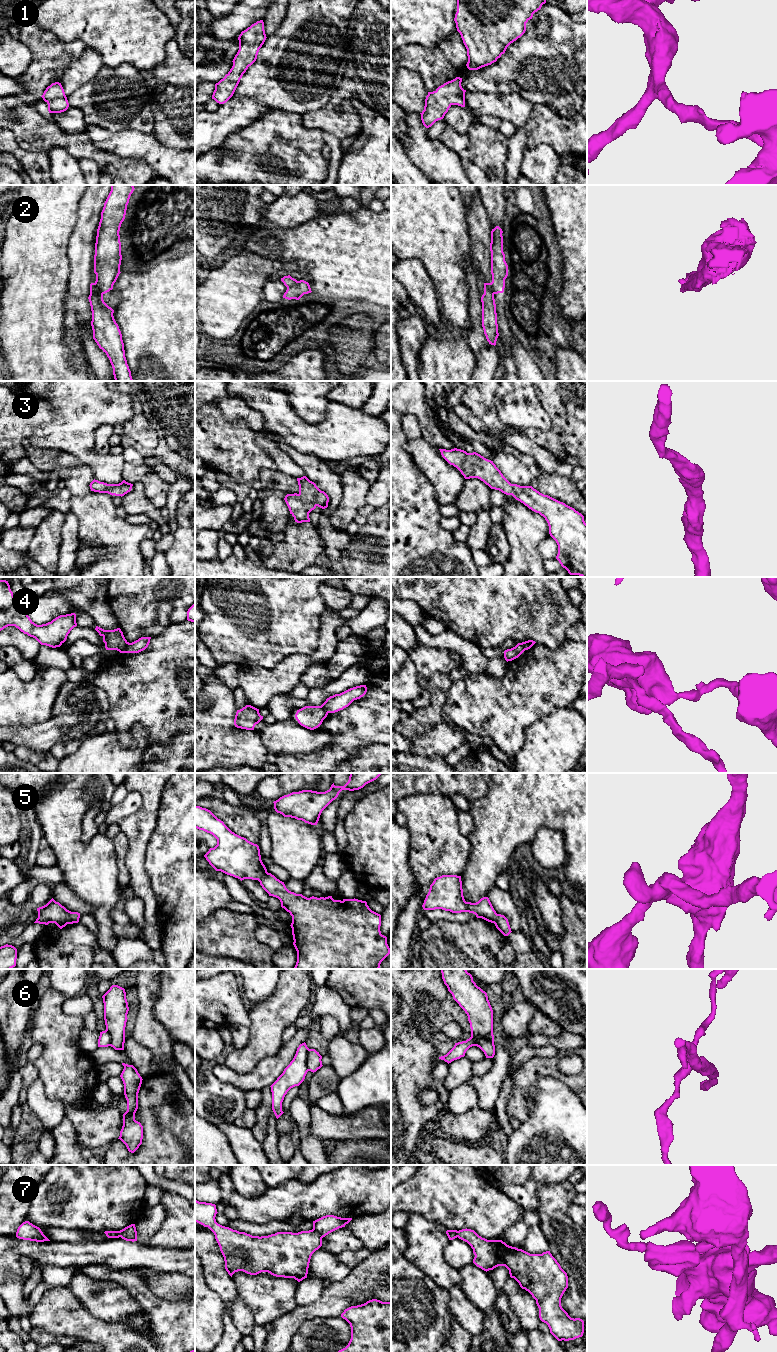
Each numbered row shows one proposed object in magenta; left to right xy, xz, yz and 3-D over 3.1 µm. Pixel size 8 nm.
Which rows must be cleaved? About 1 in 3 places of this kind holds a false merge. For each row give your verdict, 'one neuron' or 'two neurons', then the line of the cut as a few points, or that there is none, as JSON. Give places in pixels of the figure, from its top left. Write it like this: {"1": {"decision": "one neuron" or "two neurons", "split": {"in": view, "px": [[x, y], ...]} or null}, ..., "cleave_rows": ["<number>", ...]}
{"1": {"decision": "one neuron", "split": null}, "2": {"decision": "two neurons", "split": {"in": "xy", "px": [[94, 283], [102, 295]]}}, "3": {"decision": "one neuron", "split": null}, "4": {"decision": "two neurons", "split": {"in": "xy", "px": [[130, 643], [121, 652]]}}, "5": {"decision": "two neurons", "split": {"in": "xy", "px": [[71, 912], [68, 919], [59, 927]]}}, "6": {"decision": "two neurons", "split": {"in": "xz", "px": [[309, 1049], [306, 1055], [307, 1070]]}}, "7": {"decision": "two neurons", "split": {"in": "xz", "px": [[312, 1229], [322, 1237]]}}, "cleave_rows": ["2", "4", "5", "6", "7"]}

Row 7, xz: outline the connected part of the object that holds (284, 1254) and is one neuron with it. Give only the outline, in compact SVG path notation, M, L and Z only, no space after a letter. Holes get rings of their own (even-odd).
M195 1199L195 1222L214 1233L224 1257L225 1269L231 1277L235 1272L243 1271L250 1275L268 1272L276 1277L294 1278L298 1282L307 1278L311 1256L322 1246L322 1237L318 1232L312 1229L298 1233L277 1232L268 1236L252 1236L218 1224L215 1219L217 1213L215 1204Z

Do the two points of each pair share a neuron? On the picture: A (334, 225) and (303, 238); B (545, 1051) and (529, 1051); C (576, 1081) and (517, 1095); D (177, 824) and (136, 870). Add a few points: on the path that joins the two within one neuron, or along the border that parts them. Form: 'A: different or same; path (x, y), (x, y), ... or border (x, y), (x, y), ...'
A: same; path (326, 233), (321, 238), (311, 238)
B: same; path (541, 1051), (533, 1051)
C: same; path (560, 1076), (550, 1069), (536, 1069), (526, 1079)
D: different; border (151, 837), (145, 861), (149, 883)

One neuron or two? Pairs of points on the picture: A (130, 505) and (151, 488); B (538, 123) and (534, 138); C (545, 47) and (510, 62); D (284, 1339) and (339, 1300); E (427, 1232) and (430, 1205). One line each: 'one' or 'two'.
A: two
B: one
C: one
D: one
E: two

